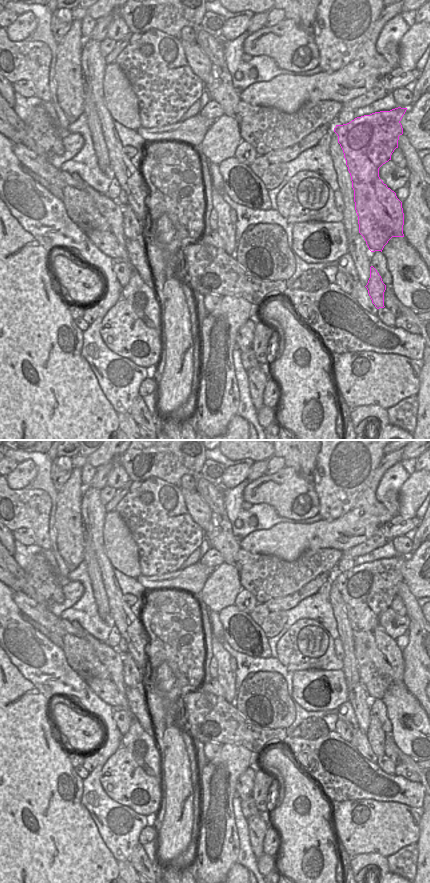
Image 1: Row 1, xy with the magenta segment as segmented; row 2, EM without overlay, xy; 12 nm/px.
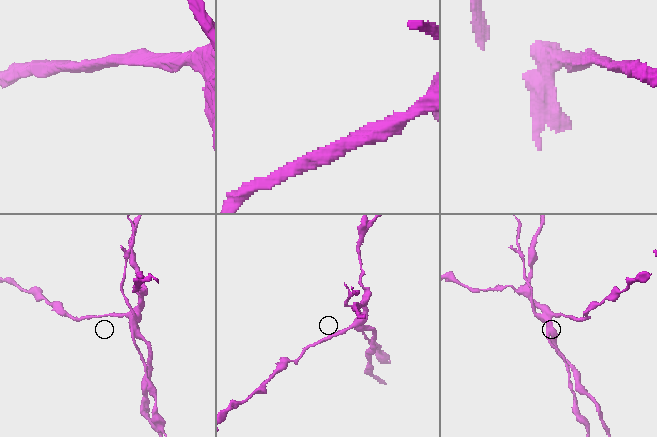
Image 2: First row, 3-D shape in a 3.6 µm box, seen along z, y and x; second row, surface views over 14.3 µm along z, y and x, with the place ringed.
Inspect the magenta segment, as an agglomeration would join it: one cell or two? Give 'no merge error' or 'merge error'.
merge error

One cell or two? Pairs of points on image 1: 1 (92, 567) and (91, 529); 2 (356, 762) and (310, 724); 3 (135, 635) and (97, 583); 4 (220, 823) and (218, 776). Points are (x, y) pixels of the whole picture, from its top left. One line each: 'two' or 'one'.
1: two
2: two
3: two
4: one

